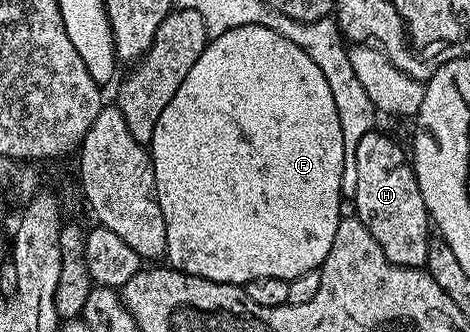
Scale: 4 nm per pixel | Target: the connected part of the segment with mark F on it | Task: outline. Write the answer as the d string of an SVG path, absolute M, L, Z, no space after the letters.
M246 25L233 27L233 31L225 31L225 35L211 37L197 63L193 63L189 75L185 75L185 83L177 87L177 95L173 95L165 111L161 111L161 119L157 119L153 127L149 152L155 172L155 198L165 219L165 261L170 268L217 283L245 287L253 279L292 281L297 275L305 275L305 271L319 269L329 255L329 247L333 247L333 239L341 220L339 203L345 164L341 123L337 119L337 107L333 107L333 91L329 91L329 83L325 83L321 67L317 67L317 63L313 63L313 59L309 59L309 55L305 55L297 43L289 43L285 35L264 25Z

